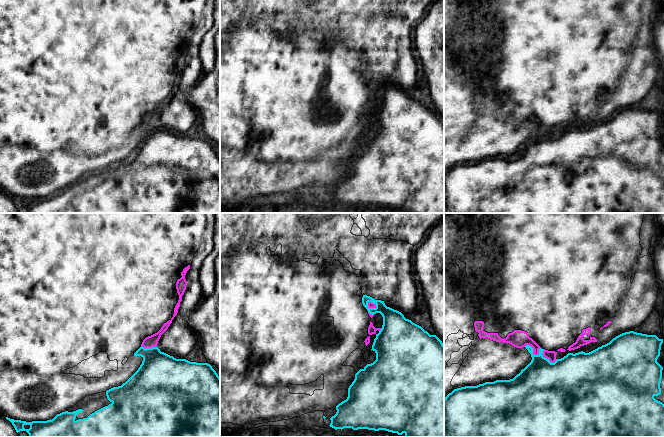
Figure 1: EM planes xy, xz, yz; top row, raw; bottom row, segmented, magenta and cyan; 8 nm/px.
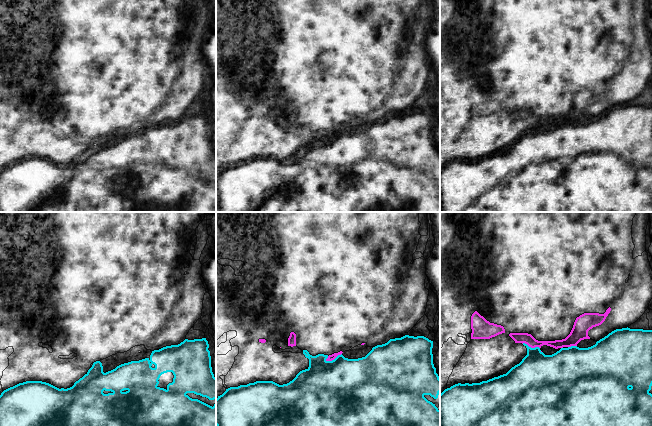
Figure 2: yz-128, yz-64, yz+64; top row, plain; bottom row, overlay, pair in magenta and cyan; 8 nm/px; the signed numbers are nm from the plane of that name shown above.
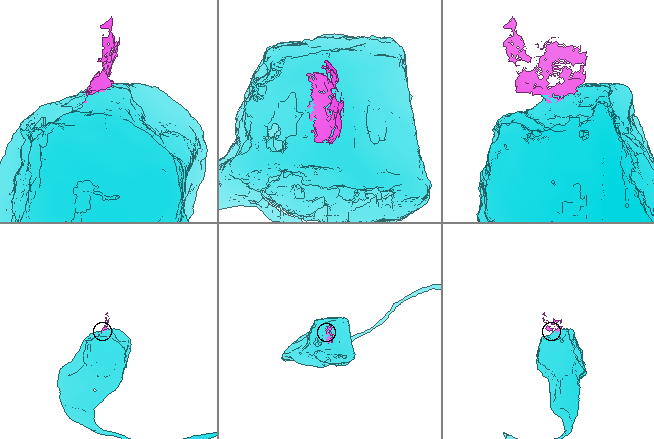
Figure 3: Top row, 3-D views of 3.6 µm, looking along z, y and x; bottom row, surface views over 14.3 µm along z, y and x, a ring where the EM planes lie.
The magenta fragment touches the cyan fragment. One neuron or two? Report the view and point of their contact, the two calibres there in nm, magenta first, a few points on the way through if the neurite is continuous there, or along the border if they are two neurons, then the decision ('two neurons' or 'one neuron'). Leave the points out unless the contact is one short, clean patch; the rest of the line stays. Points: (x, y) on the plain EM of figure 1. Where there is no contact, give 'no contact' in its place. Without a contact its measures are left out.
meets magenta in yz at (533, 125); 140 nm thick on the magenta side, 320 nm on the other; two neurons

